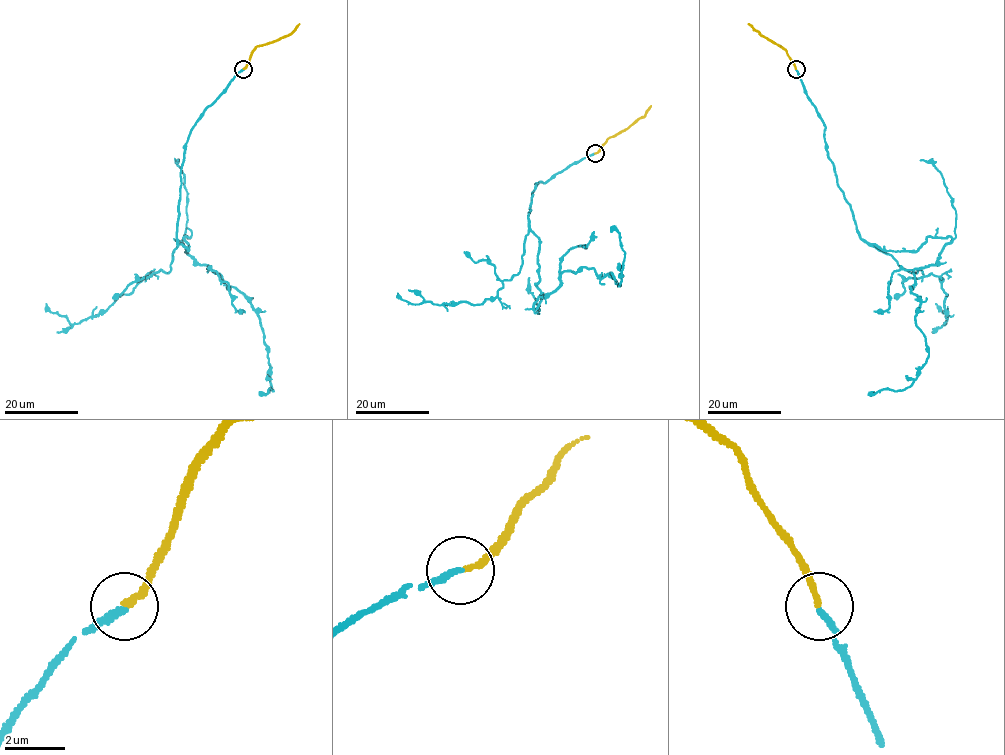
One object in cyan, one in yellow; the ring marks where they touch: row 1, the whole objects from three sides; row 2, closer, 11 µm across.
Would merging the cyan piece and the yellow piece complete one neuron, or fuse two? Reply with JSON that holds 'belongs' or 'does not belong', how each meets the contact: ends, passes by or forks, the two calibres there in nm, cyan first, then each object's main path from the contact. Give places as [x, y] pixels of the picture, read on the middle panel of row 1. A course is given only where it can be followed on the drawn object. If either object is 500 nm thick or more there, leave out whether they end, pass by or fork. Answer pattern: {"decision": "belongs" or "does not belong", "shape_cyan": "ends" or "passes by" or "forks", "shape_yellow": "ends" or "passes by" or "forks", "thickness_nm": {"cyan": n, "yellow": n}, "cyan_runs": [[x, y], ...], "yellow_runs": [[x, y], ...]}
{"decision": "belongs", "shape_cyan": "ends", "shape_yellow": "ends", "thickness_nm": {"cyan": 200, "yellow": 190}, "cyan_runs": [[595, 153], [533, 191], [534, 309], [563, 271], [610, 272], [619, 286], [624, 251], [610, 227]], "yellow_runs": [[595, 153], [608, 138], [644, 115], [651, 106]]}

